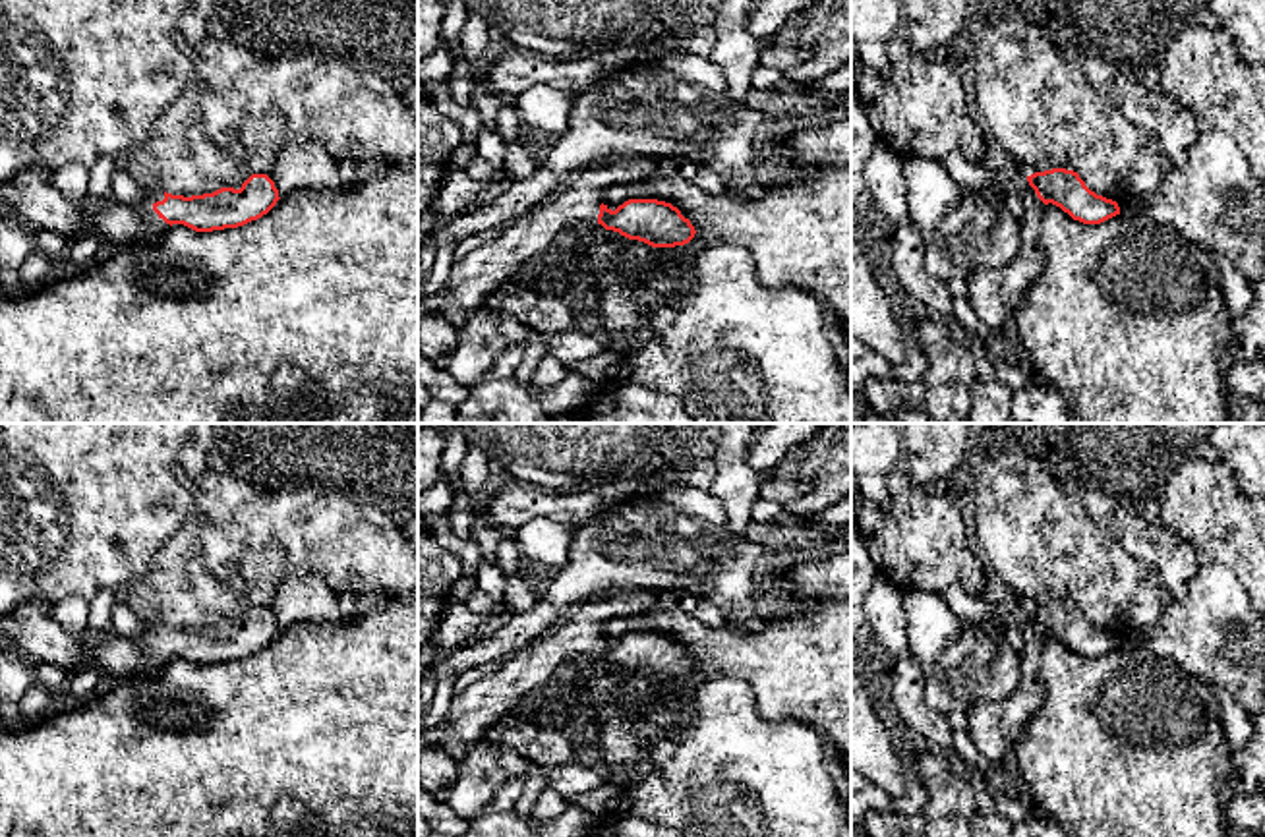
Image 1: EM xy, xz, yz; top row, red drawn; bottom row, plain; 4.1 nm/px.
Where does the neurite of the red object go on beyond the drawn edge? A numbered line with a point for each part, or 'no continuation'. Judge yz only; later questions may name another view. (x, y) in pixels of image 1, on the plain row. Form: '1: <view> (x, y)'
1: yz (995, 727)

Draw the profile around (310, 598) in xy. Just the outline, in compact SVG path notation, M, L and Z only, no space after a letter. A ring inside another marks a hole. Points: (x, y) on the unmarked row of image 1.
M313 574L286 578L267 609L275 615L280 632L296 622L340 622L346 619L340 597Z

